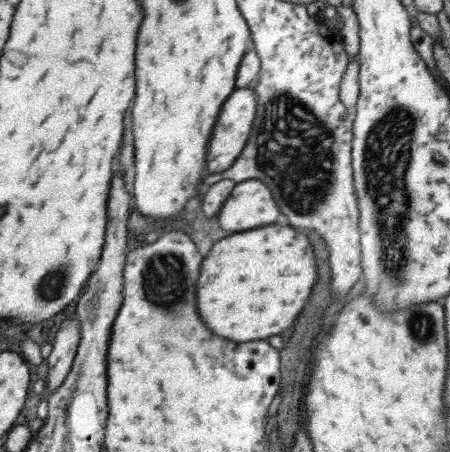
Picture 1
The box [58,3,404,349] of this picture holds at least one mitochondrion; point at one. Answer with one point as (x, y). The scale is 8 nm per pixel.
(291, 139)

